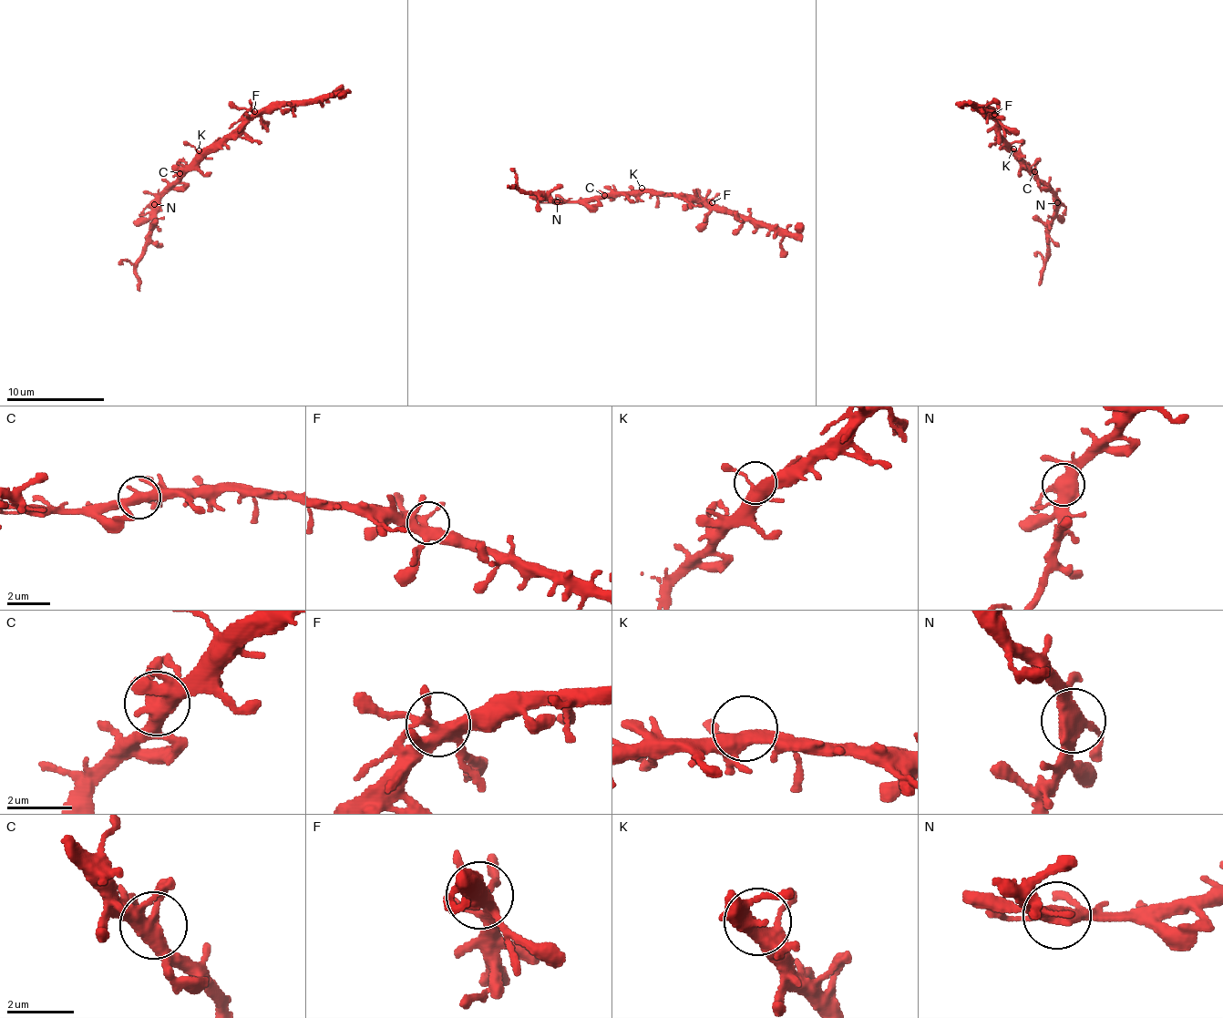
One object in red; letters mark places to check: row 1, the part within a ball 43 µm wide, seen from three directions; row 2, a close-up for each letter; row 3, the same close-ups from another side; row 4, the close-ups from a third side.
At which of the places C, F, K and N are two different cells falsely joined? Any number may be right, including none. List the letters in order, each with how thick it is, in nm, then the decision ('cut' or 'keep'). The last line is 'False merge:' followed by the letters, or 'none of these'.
C: 400 nm thick; keep
F: 360 nm thick; keep
K: 360 nm thick; keep
N: 440 nm thick; keep
False merge: none of these

